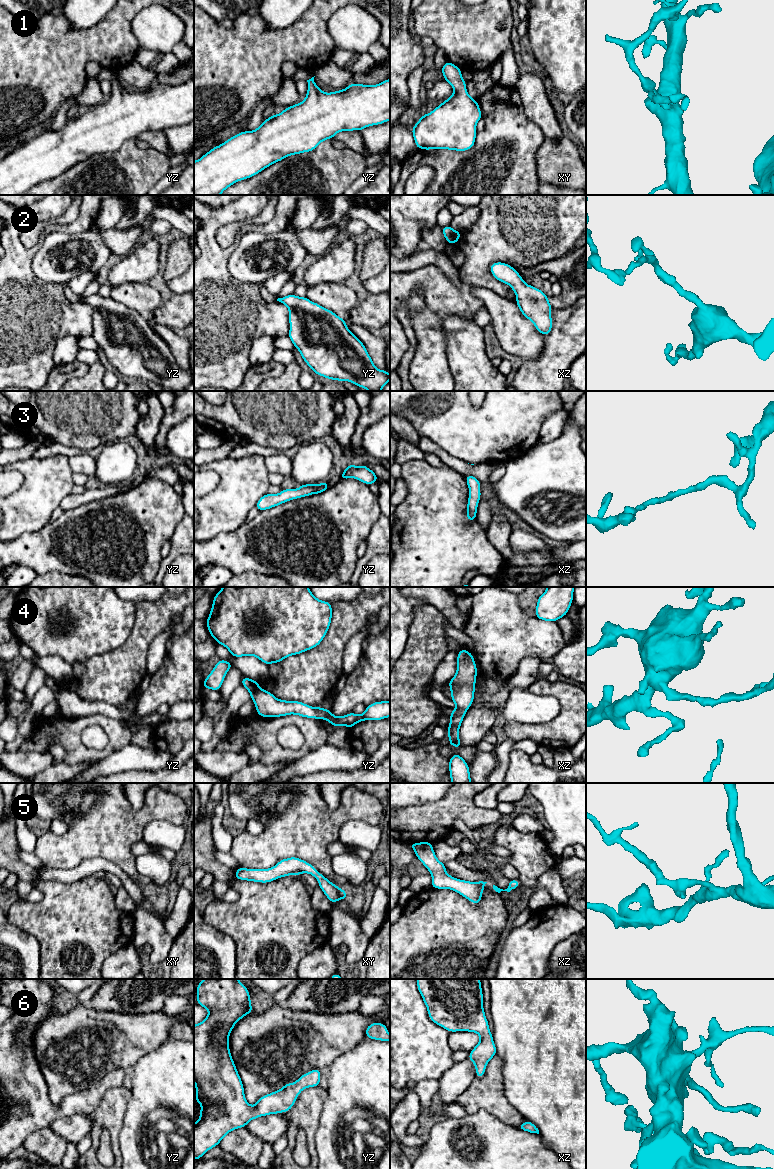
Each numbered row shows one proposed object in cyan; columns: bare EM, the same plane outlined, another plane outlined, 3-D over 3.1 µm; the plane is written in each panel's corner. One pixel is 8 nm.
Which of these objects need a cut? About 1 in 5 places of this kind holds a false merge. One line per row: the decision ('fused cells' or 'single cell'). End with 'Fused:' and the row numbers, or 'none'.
1: single cell
2: single cell
3: single cell
4: single cell
5: single cell
6: single cell
Fused: none

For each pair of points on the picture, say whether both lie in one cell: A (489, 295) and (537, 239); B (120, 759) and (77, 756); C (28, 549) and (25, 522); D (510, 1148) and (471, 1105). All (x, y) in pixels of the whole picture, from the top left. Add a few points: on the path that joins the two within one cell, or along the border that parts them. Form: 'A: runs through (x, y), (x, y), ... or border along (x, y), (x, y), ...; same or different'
A: border along (472, 289), (489, 288), (497, 294), (510, 299); different
B: border along (125, 745), (112, 751), (99, 761); different
C: border along (47, 523), (38, 530), (22, 533), (10, 540); different
D: border along (468, 1113), (485, 1109), (498, 1119); different

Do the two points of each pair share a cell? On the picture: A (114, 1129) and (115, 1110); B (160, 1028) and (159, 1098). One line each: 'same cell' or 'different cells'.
A: same cell
B: different cells

